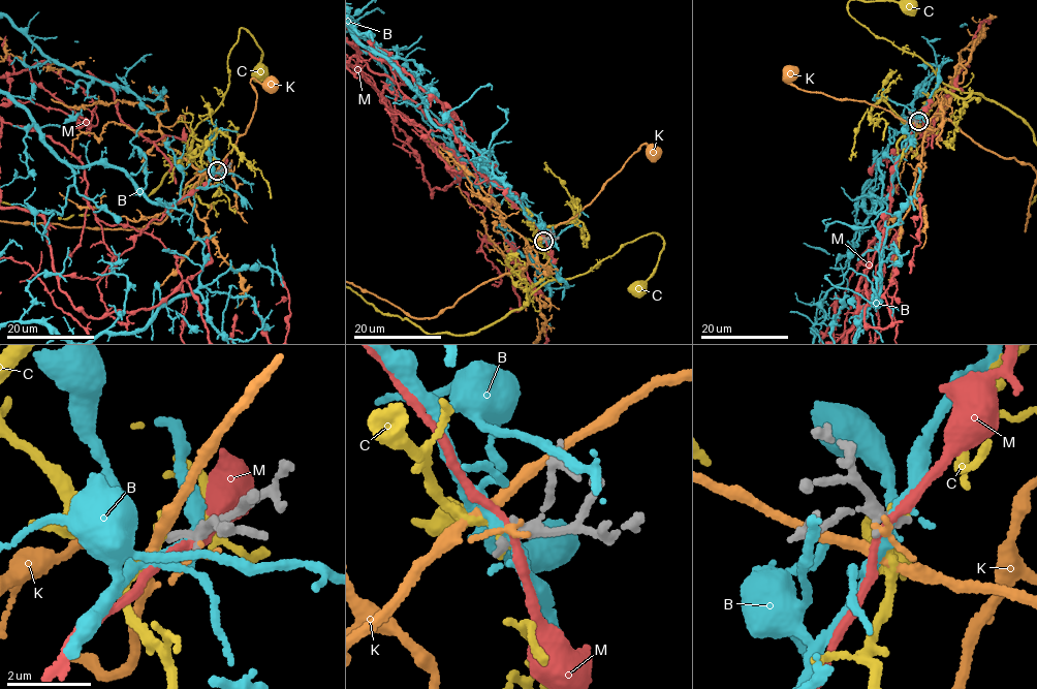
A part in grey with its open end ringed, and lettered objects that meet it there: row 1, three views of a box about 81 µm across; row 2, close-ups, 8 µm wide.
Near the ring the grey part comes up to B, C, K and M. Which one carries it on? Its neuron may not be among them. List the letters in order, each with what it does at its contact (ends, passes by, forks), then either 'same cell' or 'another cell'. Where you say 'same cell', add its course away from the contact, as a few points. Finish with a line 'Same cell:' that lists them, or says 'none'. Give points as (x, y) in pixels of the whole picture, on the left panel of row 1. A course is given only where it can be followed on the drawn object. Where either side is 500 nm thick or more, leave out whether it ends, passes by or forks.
B: it forks | another cell
C: it ends | another cell
K: it ends | another cell
M: it passes by | another cell
Same cell: none

